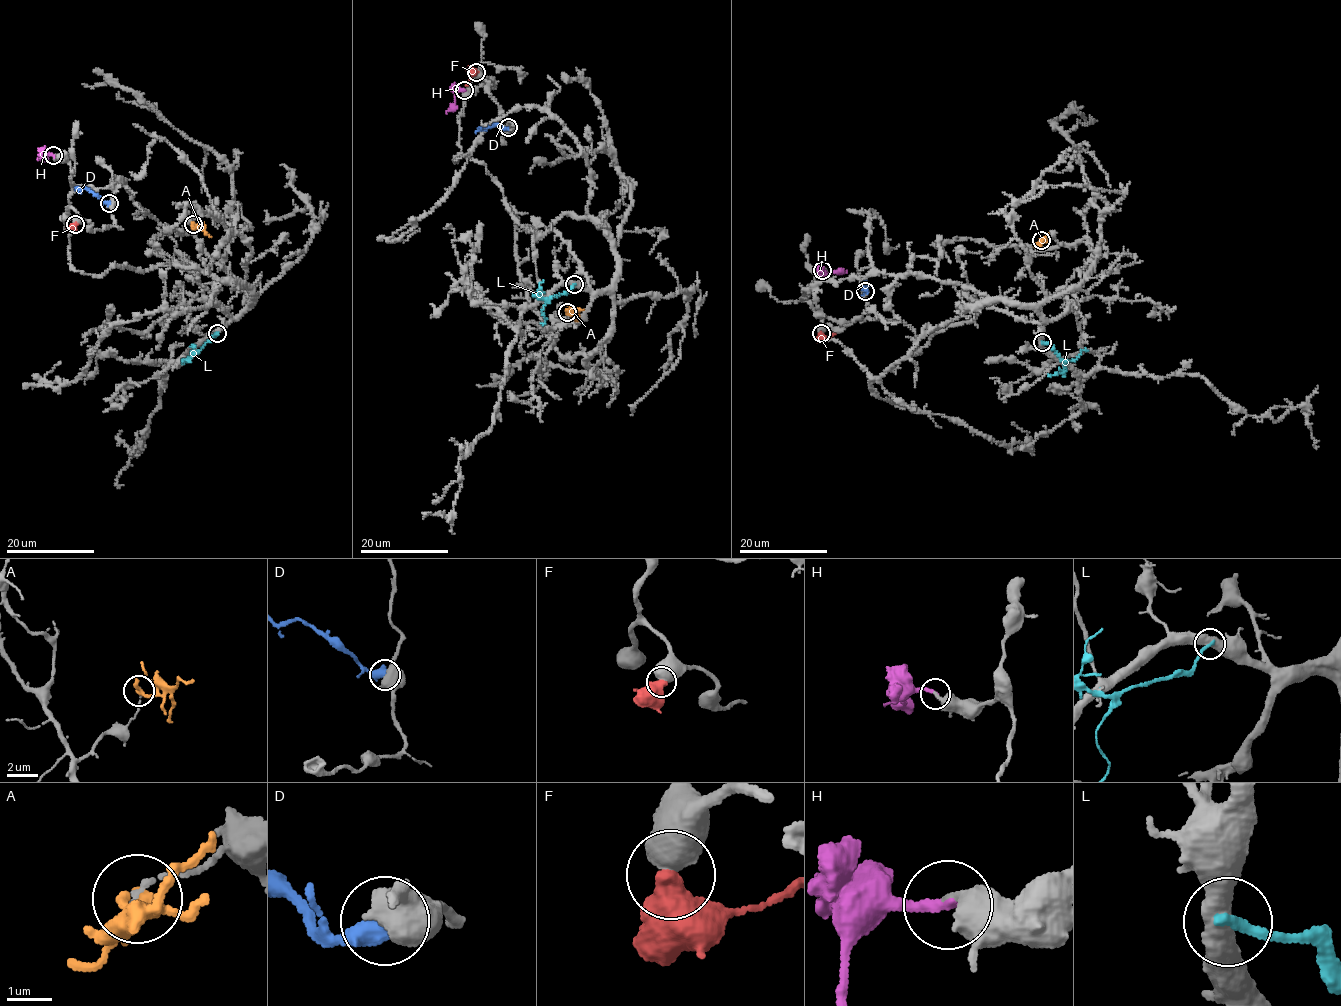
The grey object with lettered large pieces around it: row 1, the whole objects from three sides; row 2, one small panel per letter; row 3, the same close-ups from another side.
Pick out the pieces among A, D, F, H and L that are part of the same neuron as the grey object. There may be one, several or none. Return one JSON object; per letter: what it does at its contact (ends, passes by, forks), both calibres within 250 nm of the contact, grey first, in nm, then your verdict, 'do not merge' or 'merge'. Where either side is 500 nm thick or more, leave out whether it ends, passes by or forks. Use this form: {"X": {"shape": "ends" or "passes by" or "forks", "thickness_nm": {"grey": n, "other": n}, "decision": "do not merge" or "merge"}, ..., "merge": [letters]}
{"A": {"shape": "ends", "thickness_nm": {"grey": 130, "other": 320}, "decision": "do not merge"}, "D": {"thickness_nm": {"grey": 550, "other": 550}, "decision": "do not merge"}, "F": {"thickness_nm": {"grey": 700, "other": 650}, "decision": "do not merge"}, "H": {"shape": "ends", "thickness_nm": {"grey": 340, "other": 260}, "decision": "merge"}, "L": {"thickness_nm": {"grey": 500, "other": 220}, "decision": "do not merge"}, "merge": ["H"]}

